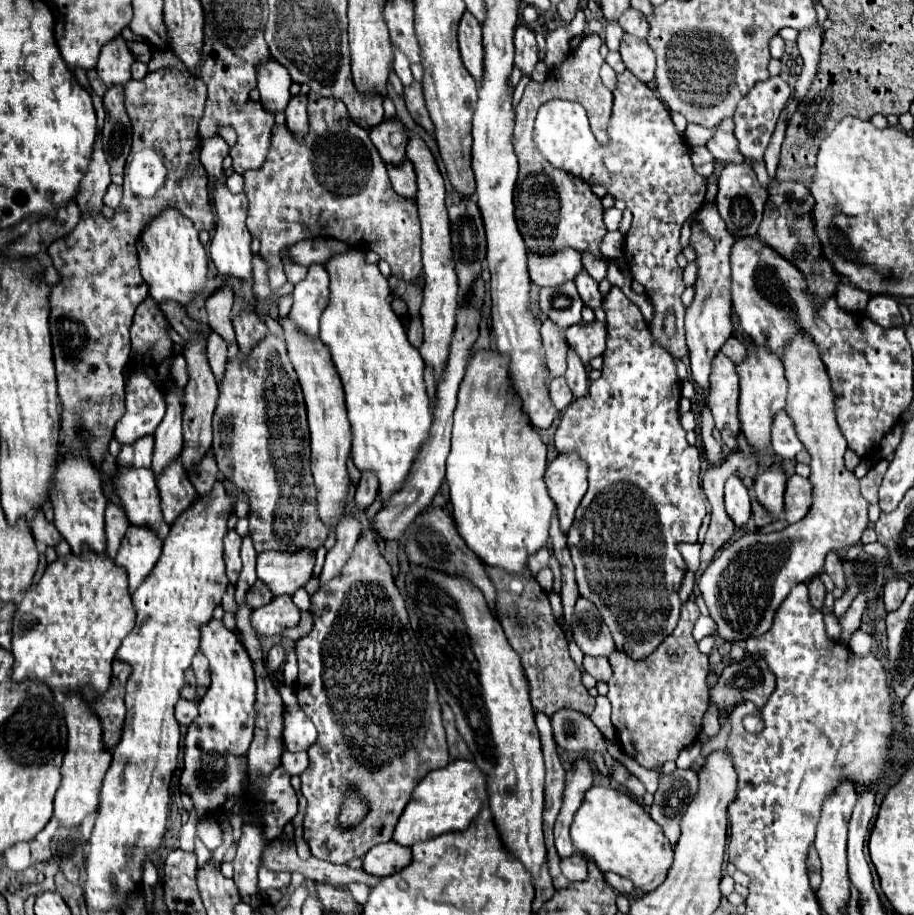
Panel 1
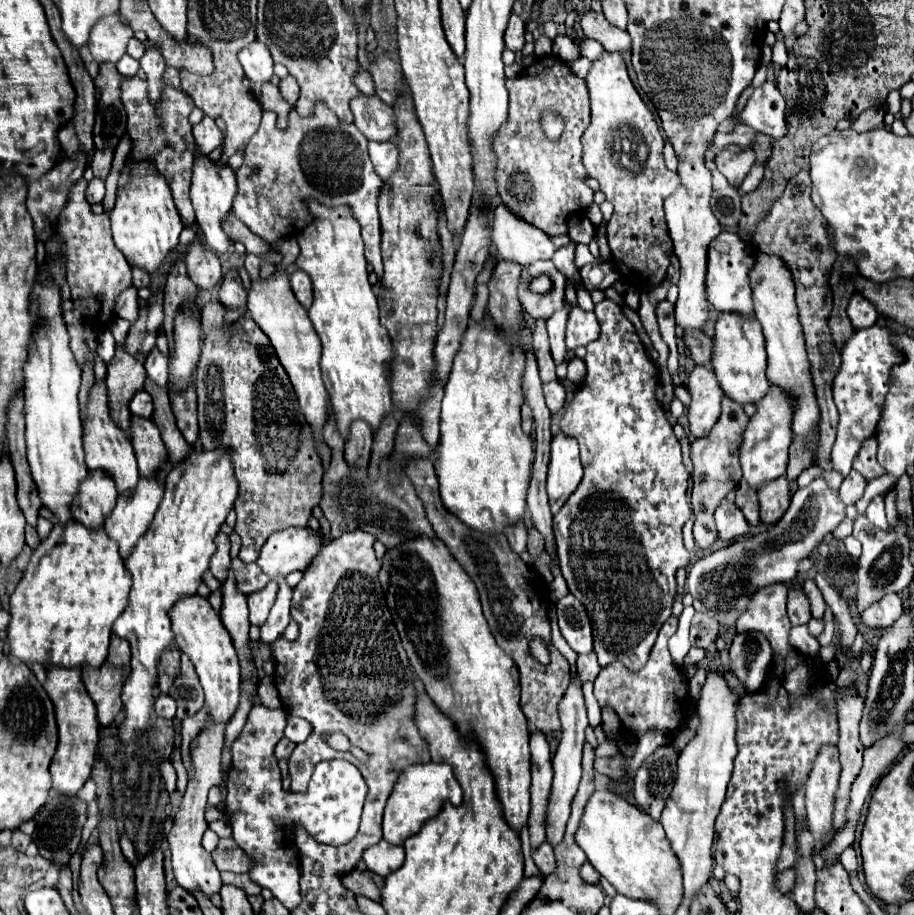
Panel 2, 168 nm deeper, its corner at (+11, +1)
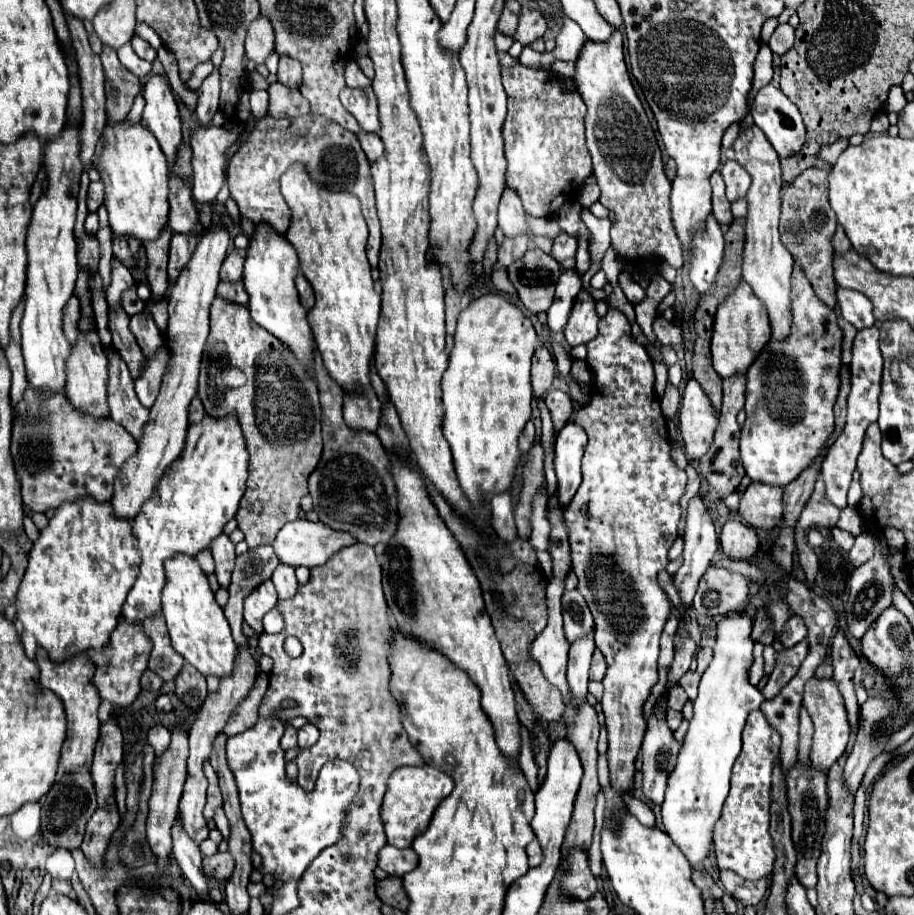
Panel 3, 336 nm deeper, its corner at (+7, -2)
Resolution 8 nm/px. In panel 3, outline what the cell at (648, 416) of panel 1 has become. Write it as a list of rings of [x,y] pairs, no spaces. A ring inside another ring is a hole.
[[[608,307],[606,317],[600,319],[600,333],[588,347],[588,365],[592,349],[592,385],[588,403],[578,409],[574,423],[580,425],[588,435],[588,445],[582,459],[582,485],[576,491],[570,505],[564,509],[564,525],[568,529],[572,571],[578,577],[578,591],[586,599],[594,615],[594,641],[604,653],[608,671],[602,679],[604,697],[602,709],[608,727],[608,769],[610,787],[604,789],[606,795],[606,815],[608,819],[618,817],[624,811],[620,799],[622,793],[632,791],[634,781],[634,761],[640,751],[640,743],[646,731],[642,719],[642,705],[650,695],[650,689],[658,681],[658,653],[660,635],[670,617],[670,599],[658,583],[658,573],[670,563],[668,551],[678,537],[680,523],[680,499],[686,487],[686,471],[680,469],[670,455],[670,439],[666,429],[666,419],[662,415],[660,403],[654,393],[654,367],[646,349],[636,343],[630,331],[630,323],[622,311]],[[600,601],[612,613],[608,613],[608,625],[600,623]]]

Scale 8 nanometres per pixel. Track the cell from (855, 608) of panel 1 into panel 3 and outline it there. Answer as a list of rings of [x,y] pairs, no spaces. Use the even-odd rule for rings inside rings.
[[[806,639],[796,643],[790,649],[786,649],[784,653],[776,653],[776,669],[772,671],[766,687],[762,689],[766,699],[772,699],[780,693],[780,689],[798,673],[806,655],[808,655],[808,641]]]

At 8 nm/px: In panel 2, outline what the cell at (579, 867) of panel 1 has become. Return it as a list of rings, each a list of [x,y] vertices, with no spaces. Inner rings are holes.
[[[544,842],[544,844],[540,844],[536,850],[532,850],[532,860],[534,860],[534,864],[538,866],[538,870],[540,870],[544,876],[552,874],[554,868],[556,868],[554,850],[552,850],[552,846],[550,846],[548,842]]]

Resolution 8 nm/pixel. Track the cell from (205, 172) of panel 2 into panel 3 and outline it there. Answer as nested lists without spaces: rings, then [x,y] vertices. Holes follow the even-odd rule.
[[[236,123],[234,131],[226,131],[224,127],[208,127],[208,129],[194,129],[192,137],[190,137],[190,145],[192,145],[192,165],[194,165],[194,181],[192,181],[192,195],[200,205],[210,205],[218,191],[222,189],[224,181],[226,181],[226,173],[228,173],[228,157],[226,151],[230,149],[230,145],[234,145],[234,141],[240,135],[240,123]]]

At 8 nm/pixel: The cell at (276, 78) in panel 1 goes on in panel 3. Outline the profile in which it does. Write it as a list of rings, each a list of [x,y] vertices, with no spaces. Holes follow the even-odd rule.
[[[262,15],[252,23],[246,35],[246,57],[252,61],[254,67],[264,65],[268,55],[274,51],[274,31],[268,19]]]

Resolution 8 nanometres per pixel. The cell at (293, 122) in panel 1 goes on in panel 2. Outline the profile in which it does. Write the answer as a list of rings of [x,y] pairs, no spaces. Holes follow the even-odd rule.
[[[288,74],[286,78],[282,78],[282,80],[280,80],[280,92],[282,92],[282,96],[284,96],[290,104],[296,104],[298,92],[300,92],[300,86],[298,86],[296,78],[290,76],[290,74]]]

